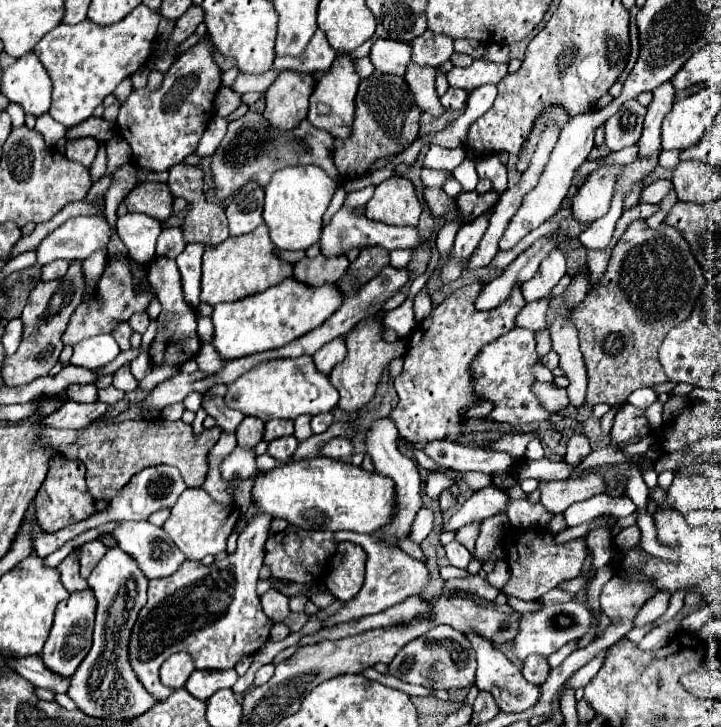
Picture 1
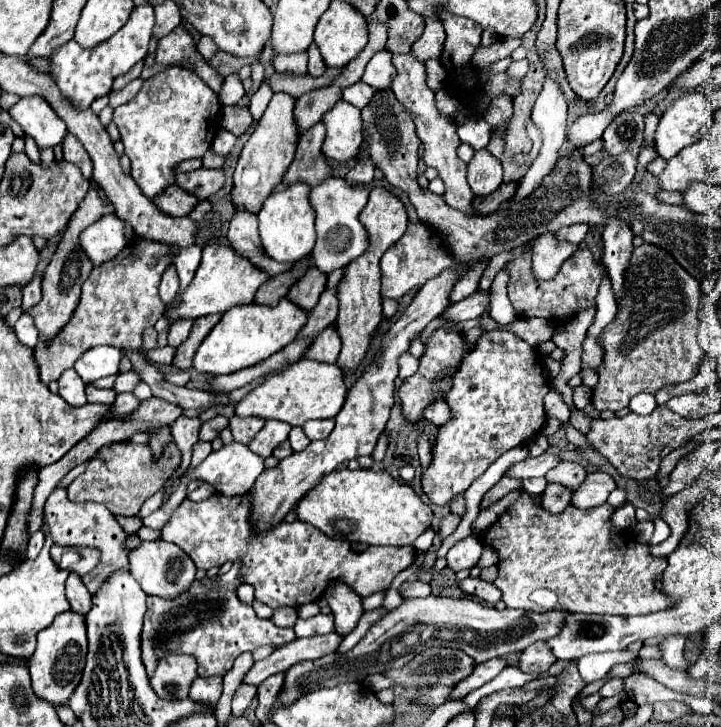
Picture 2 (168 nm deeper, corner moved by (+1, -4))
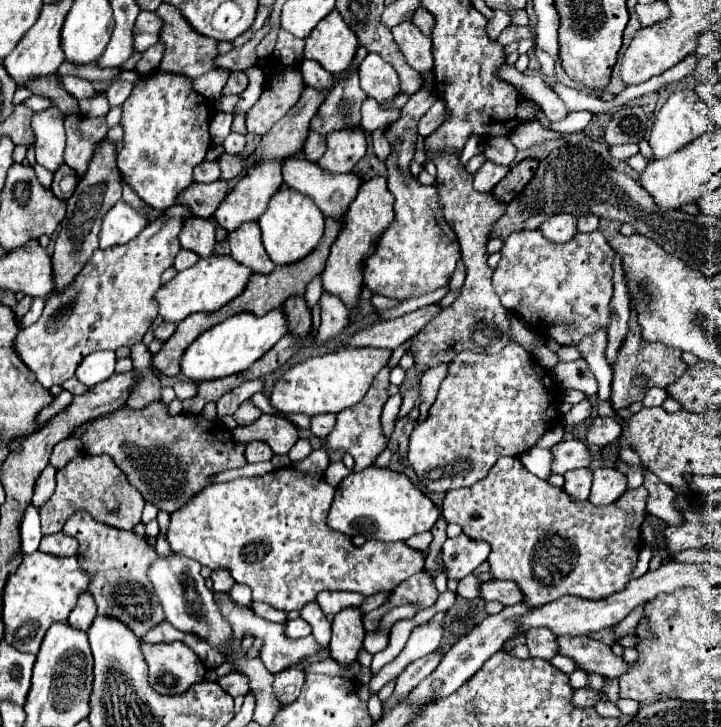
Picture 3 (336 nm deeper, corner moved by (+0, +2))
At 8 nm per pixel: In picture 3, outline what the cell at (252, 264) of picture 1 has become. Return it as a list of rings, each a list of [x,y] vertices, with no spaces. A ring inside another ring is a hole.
[[[212,253],[210,257],[202,257],[194,267],[180,271],[168,285],[160,287],[156,293],[156,301],[160,305],[158,313],[166,323],[180,323],[198,311],[218,311],[248,287],[250,277],[252,271],[246,265],[234,261],[230,255]]]

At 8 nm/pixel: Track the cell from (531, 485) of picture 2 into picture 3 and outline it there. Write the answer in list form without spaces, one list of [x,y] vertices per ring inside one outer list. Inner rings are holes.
[[[530,449],[520,455],[520,461],[532,475],[540,479],[550,477],[550,449]]]

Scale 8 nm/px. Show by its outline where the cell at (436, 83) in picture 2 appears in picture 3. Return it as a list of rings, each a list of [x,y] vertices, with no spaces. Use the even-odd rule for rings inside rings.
[[[404,21],[392,27],[392,35],[412,69],[416,69],[418,73],[432,71],[432,39],[430,37],[424,37],[412,21]]]

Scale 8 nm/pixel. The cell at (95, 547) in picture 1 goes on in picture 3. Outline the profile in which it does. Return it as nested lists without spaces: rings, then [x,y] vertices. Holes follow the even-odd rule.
[[[64,533],[46,535],[46,537],[42,537],[40,551],[58,555],[58,557],[74,557],[74,555],[78,555],[78,541],[74,541],[74,537],[68,537]]]

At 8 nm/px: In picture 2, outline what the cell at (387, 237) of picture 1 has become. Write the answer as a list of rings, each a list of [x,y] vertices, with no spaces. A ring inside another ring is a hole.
[[[329,177],[321,181],[321,185],[311,187],[309,191],[309,203],[315,209],[315,227],[317,227],[317,245],[313,249],[313,263],[315,267],[329,275],[331,271],[345,267],[349,261],[357,259],[361,253],[367,251],[369,237],[365,227],[361,227],[357,215],[365,207],[369,197],[369,189],[359,185],[349,185],[341,177]]]

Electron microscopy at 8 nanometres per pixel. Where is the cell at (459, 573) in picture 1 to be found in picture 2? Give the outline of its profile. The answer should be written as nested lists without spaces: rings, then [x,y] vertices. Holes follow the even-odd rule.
[[[421,581],[405,582],[399,588],[403,598],[428,597],[431,593],[431,584]]]

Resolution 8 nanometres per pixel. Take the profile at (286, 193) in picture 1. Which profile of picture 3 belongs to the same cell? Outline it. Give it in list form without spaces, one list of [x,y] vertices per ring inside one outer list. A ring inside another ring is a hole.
[[[288,187],[274,193],[274,197],[268,201],[268,209],[258,219],[258,225],[262,229],[264,249],[276,265],[290,265],[306,257],[318,245],[324,233],[322,211],[306,195]]]

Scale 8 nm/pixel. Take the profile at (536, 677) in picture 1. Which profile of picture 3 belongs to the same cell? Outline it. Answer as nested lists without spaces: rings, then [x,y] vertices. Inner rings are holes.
[[[530,629],[526,633],[526,647],[530,651],[530,657],[538,657],[538,659],[552,659],[554,655],[558,655],[558,641],[556,637],[550,633],[550,629]]]

